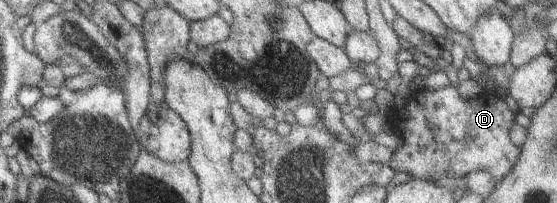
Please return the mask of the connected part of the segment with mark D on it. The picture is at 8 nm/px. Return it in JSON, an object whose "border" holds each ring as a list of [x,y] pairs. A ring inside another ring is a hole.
{"border":[[[452,85],[435,90],[422,88],[411,91],[403,106],[389,108],[384,115],[387,126],[399,134],[403,142],[391,151],[387,164],[395,172],[408,172],[411,178],[433,183],[439,176],[462,177],[472,171],[486,171],[498,181],[514,166],[519,153],[519,147],[508,139],[508,130],[514,122],[515,114],[494,91],[483,90],[476,98],[462,100]],[[466,135],[471,136],[468,143],[463,140]]]}

